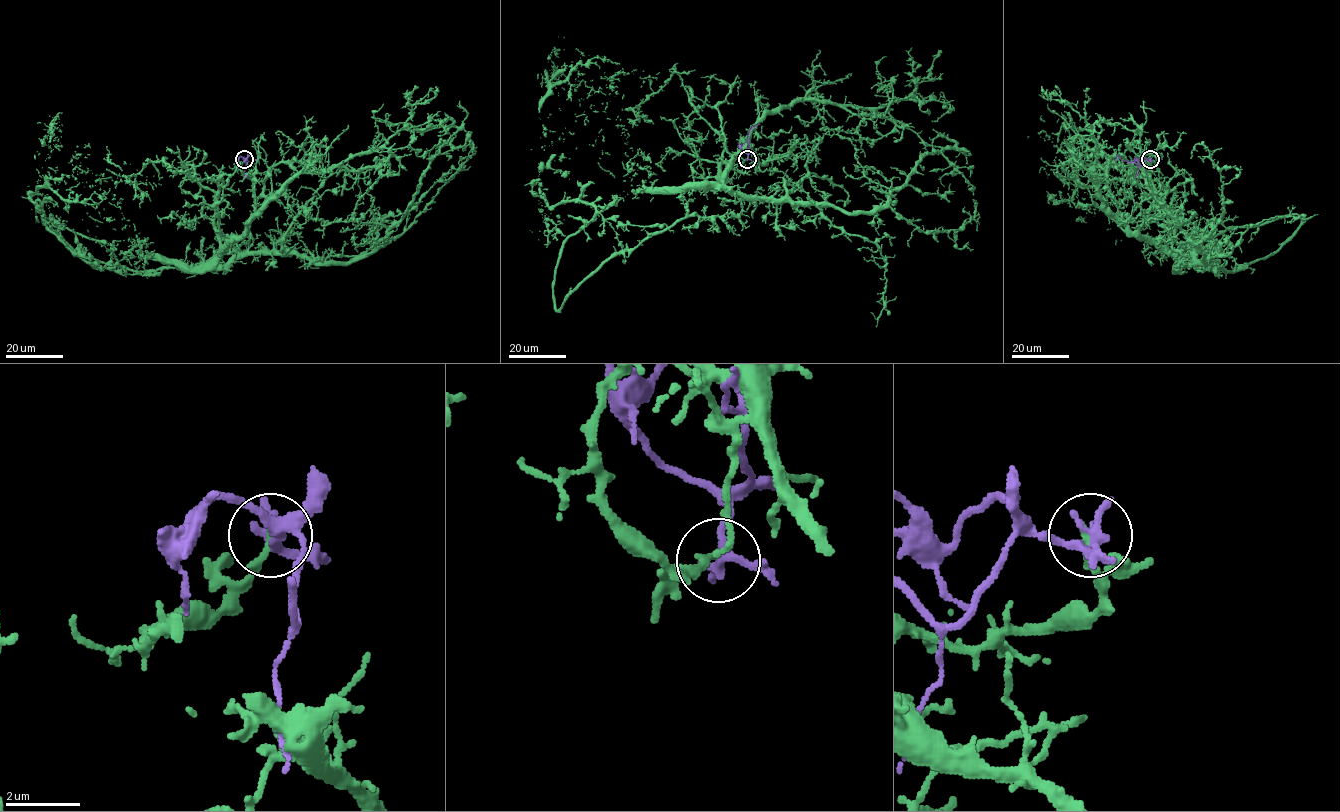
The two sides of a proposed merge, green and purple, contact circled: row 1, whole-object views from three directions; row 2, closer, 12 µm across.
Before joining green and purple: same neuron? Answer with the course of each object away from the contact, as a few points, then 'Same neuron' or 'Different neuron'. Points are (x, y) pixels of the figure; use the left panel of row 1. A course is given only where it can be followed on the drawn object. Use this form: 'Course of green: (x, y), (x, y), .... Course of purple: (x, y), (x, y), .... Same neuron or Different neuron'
Course of green: (244, 160), (245, 231), (205, 264), (133, 271), (36, 220), (61, 136). Course of purple: (244, 160), (246, 166), (245, 161), (250, 155), (257, 159). Different neuron

